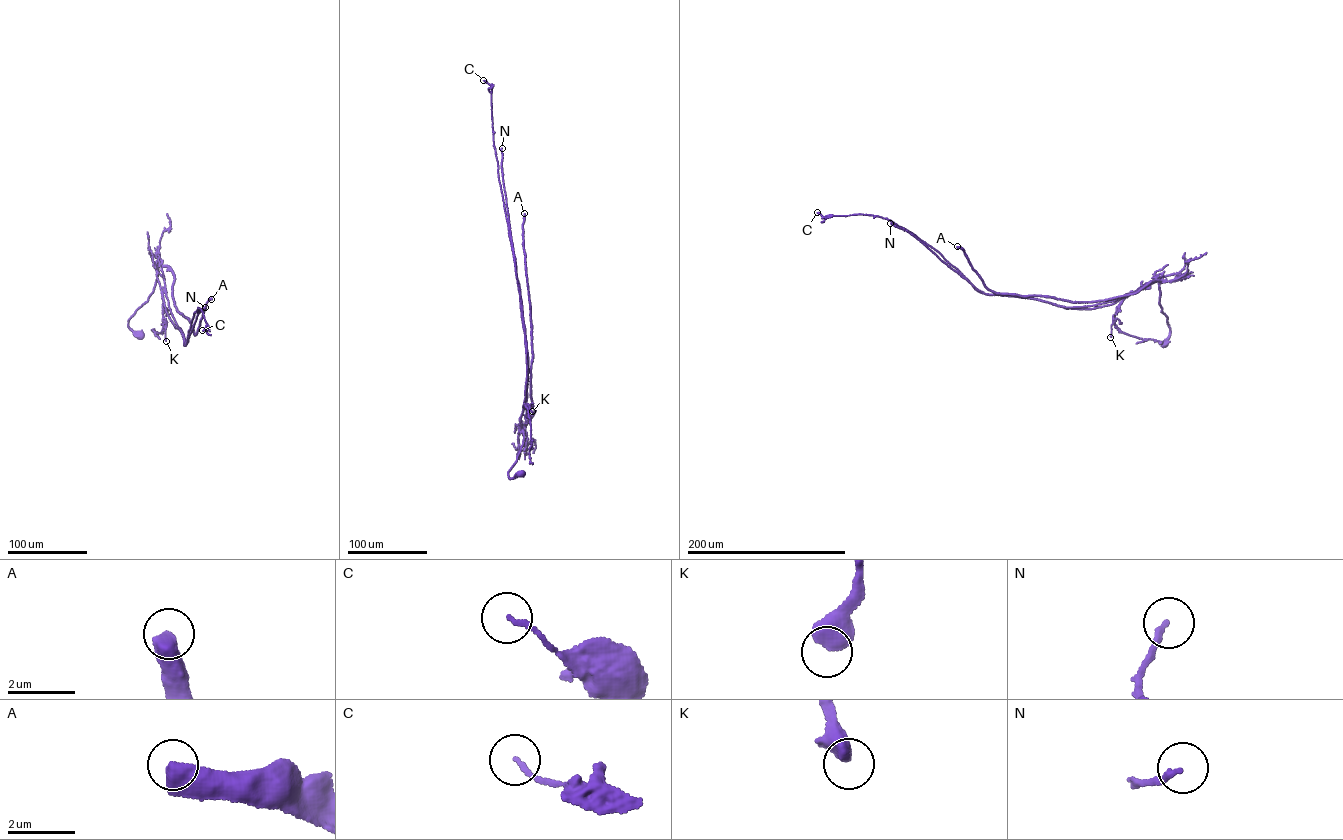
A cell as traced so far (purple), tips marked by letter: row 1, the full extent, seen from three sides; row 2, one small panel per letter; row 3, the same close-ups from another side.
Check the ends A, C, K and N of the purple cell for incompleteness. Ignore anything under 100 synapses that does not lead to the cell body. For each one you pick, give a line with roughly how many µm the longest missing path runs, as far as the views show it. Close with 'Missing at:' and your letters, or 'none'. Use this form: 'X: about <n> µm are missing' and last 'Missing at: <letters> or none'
A: about 450 µm are missing
Missing at: A

